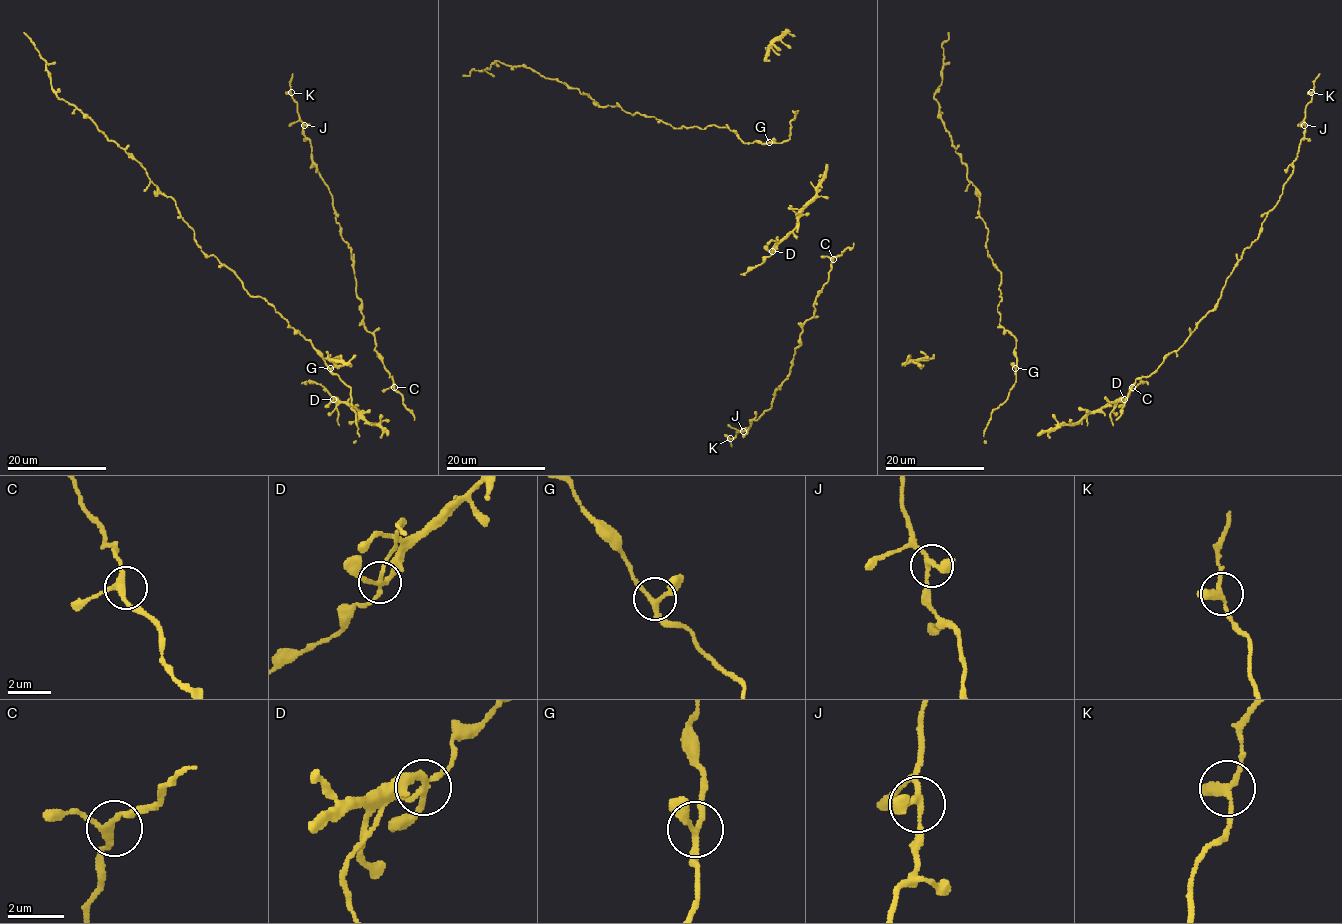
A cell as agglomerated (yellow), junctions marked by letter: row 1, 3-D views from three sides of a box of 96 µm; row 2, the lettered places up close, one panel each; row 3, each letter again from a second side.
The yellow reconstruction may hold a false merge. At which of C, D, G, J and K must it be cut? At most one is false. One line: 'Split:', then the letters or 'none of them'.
Split: D

